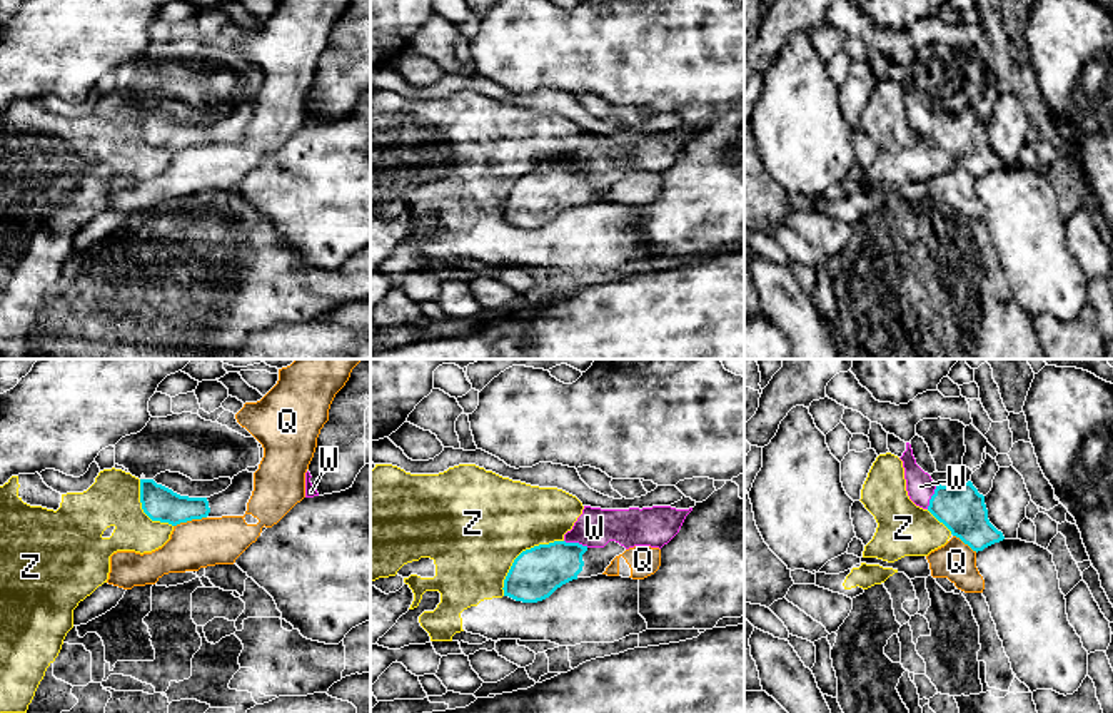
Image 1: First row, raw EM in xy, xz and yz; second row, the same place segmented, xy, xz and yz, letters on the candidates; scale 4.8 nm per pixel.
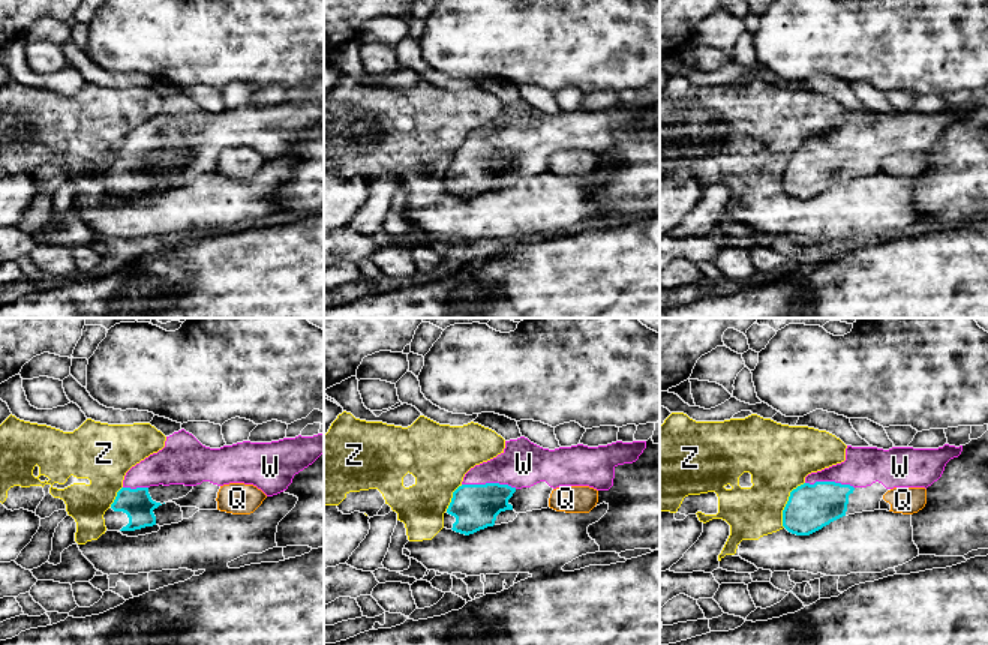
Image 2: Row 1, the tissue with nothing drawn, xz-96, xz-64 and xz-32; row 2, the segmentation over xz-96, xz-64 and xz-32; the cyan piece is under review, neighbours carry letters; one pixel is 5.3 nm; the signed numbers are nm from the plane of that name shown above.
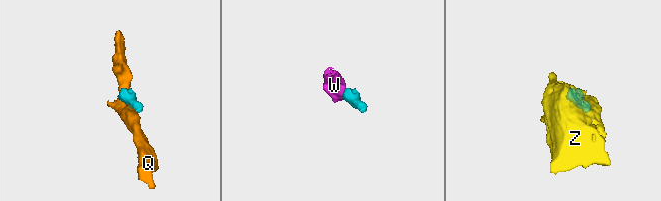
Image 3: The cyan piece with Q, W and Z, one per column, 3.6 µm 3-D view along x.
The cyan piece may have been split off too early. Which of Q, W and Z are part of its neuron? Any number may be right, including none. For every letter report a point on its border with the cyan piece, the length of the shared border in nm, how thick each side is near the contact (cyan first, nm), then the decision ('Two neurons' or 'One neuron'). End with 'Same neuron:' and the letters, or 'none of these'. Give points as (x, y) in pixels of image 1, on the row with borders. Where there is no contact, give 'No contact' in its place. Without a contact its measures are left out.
Q: Touches cyan at xy (189, 520). Shared border 170 nm. Thickness 170 nm (cyan) against 240 nm. Two neurons
W: Touches cyan at yz (931, 496). Shared border 130 nm. Thickness 220 nm (cyan) against 140 nm. One neuron
Z: Touches cyan at xz (521, 553). Shared border 400 nm. Thickness 240 nm (cyan) against 480 nm. Two neurons
Same neuron: W

